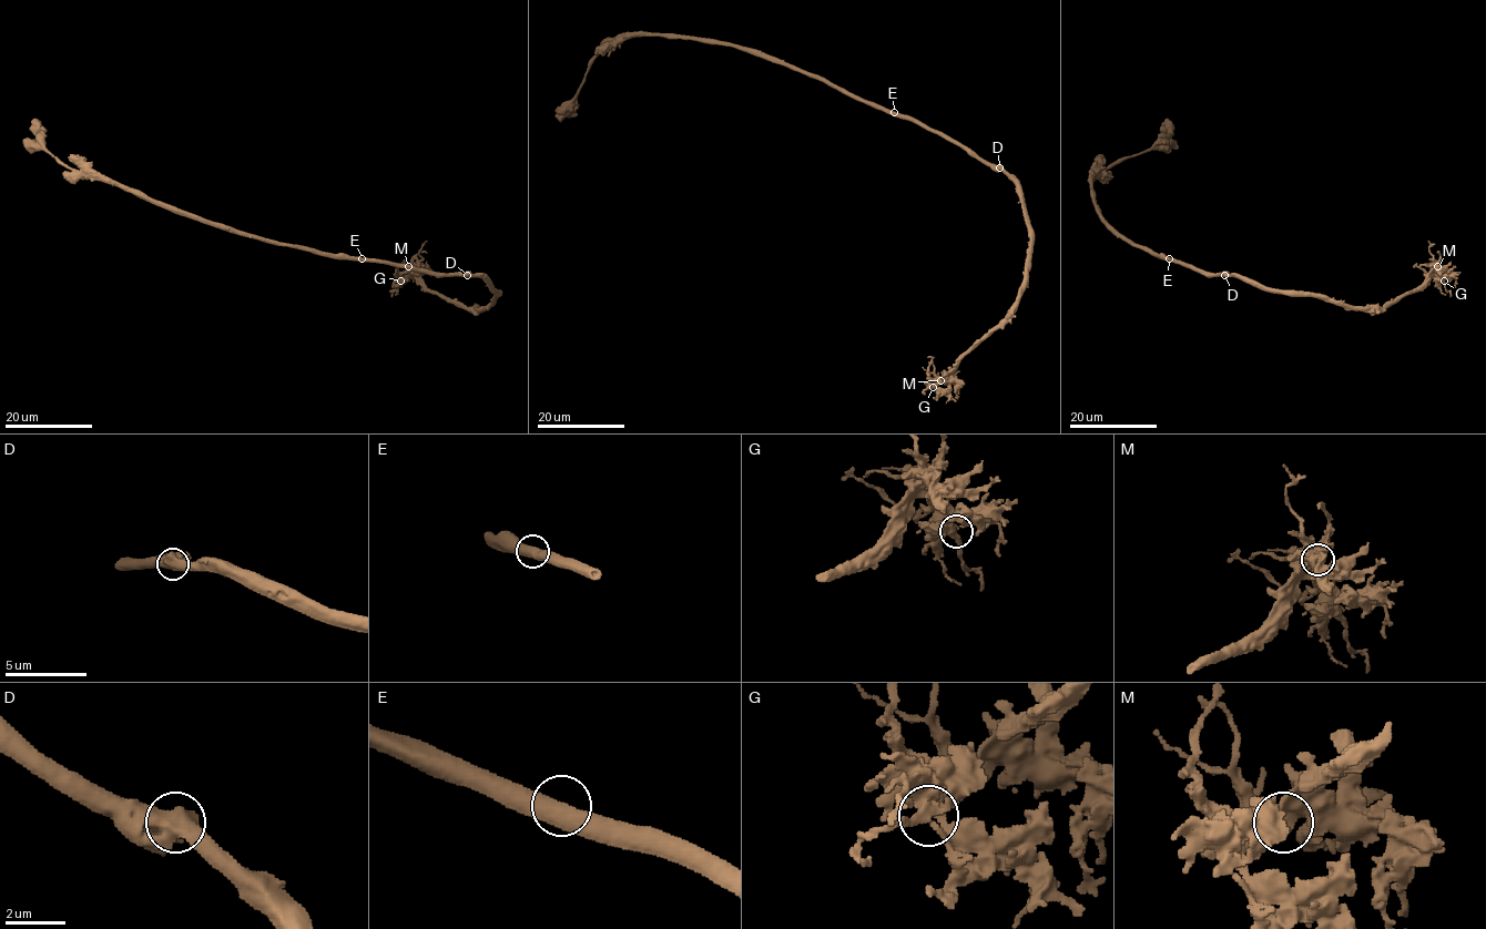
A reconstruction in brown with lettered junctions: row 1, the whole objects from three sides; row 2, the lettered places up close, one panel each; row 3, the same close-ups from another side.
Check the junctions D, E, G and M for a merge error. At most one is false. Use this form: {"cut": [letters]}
{"cut": ["D"]}

